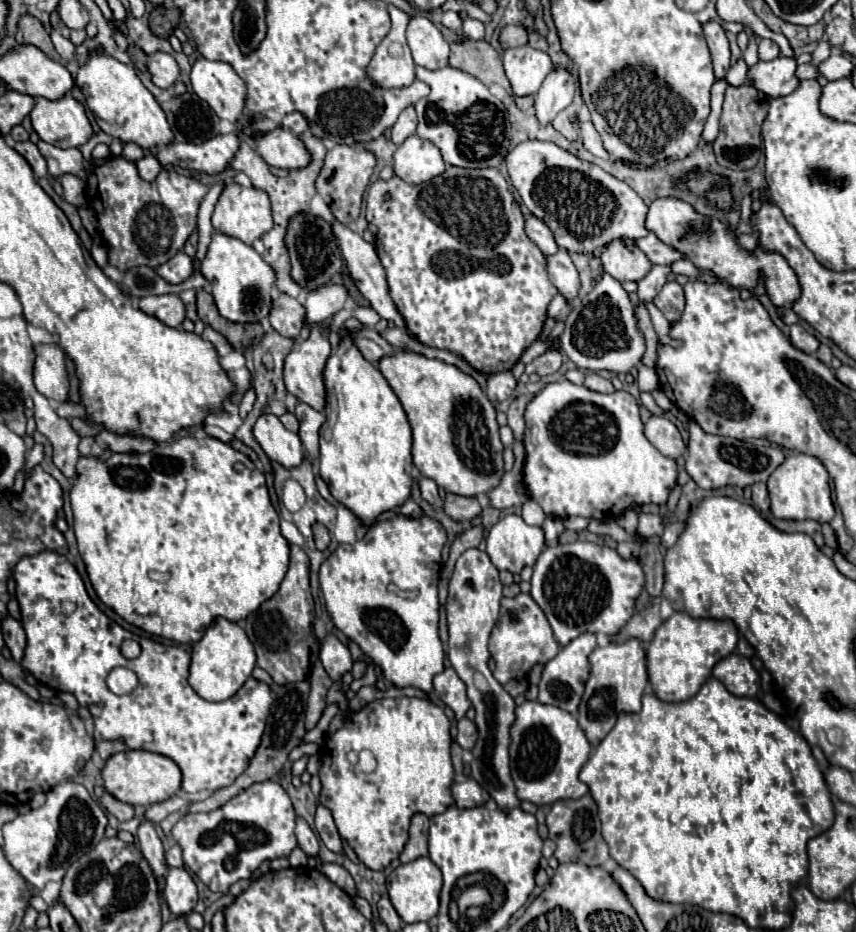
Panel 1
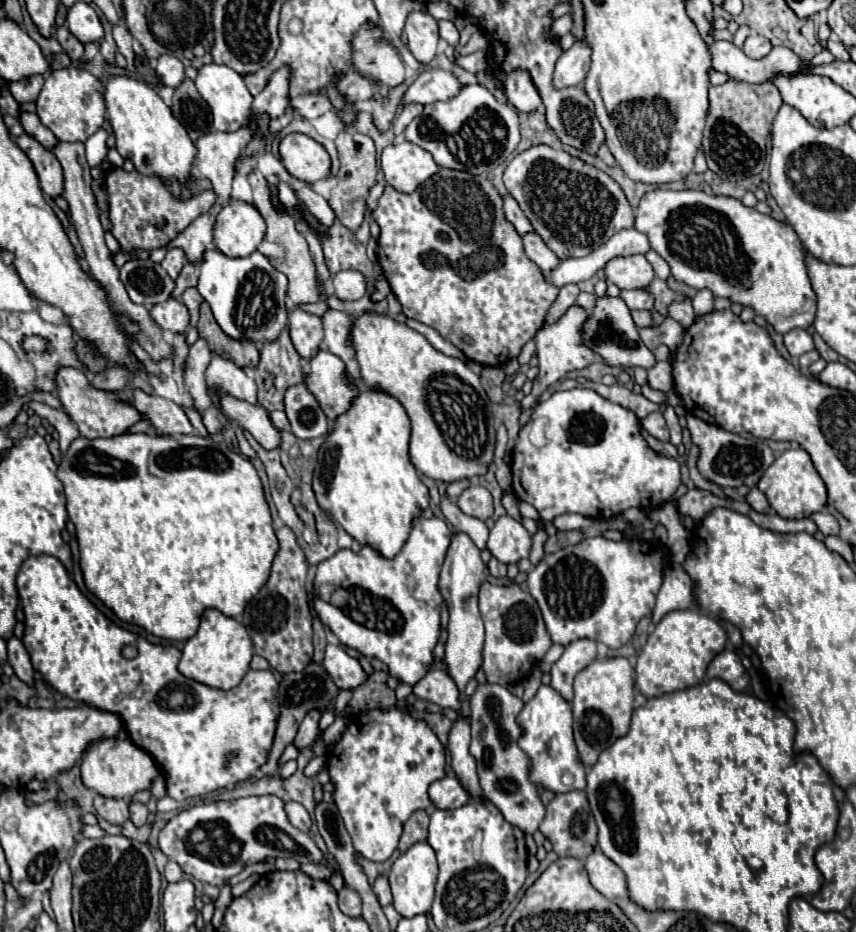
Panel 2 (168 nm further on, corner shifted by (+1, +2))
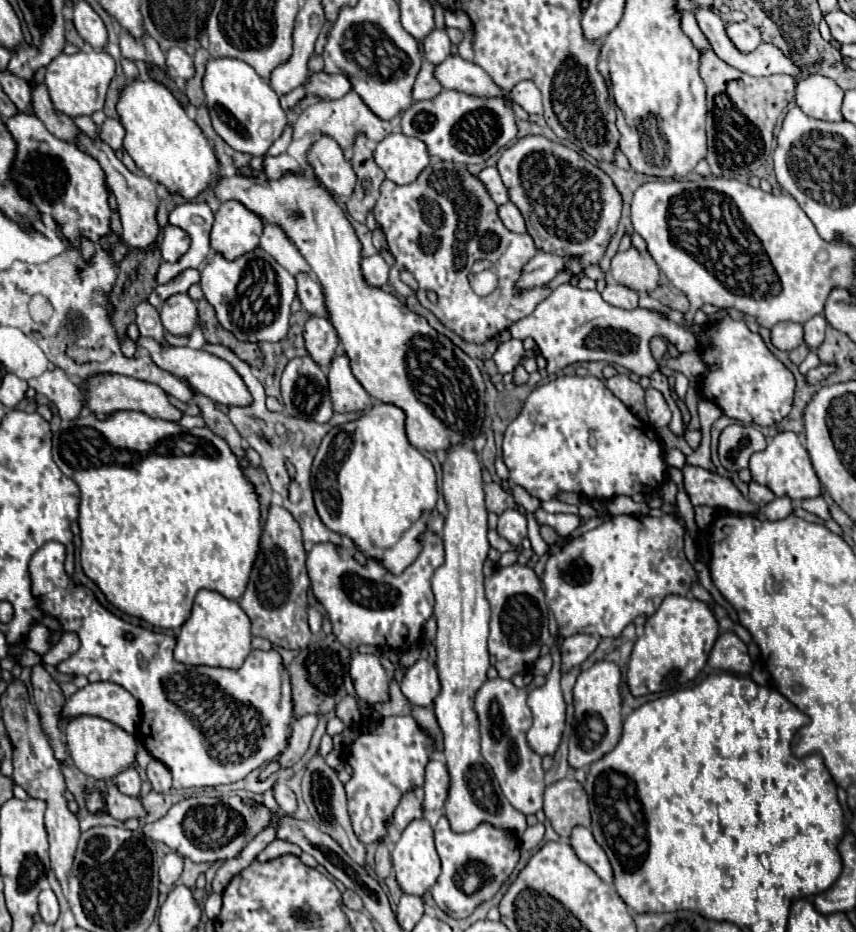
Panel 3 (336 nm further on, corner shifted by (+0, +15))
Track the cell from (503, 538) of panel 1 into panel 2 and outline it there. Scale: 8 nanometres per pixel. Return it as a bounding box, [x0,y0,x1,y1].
[487,515,531,563]

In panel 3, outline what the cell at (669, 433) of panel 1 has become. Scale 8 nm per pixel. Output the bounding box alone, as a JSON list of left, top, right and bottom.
[646,388,670,428]

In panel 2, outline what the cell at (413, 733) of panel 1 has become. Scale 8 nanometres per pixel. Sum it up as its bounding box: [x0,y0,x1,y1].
[327,701,445,861]

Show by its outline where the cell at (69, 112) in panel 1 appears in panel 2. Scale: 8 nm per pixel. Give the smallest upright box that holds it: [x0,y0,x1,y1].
[37,67,105,141]

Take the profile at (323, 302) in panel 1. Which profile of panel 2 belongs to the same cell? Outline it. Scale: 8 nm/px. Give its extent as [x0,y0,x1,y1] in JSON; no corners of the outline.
[333,271,367,301]

